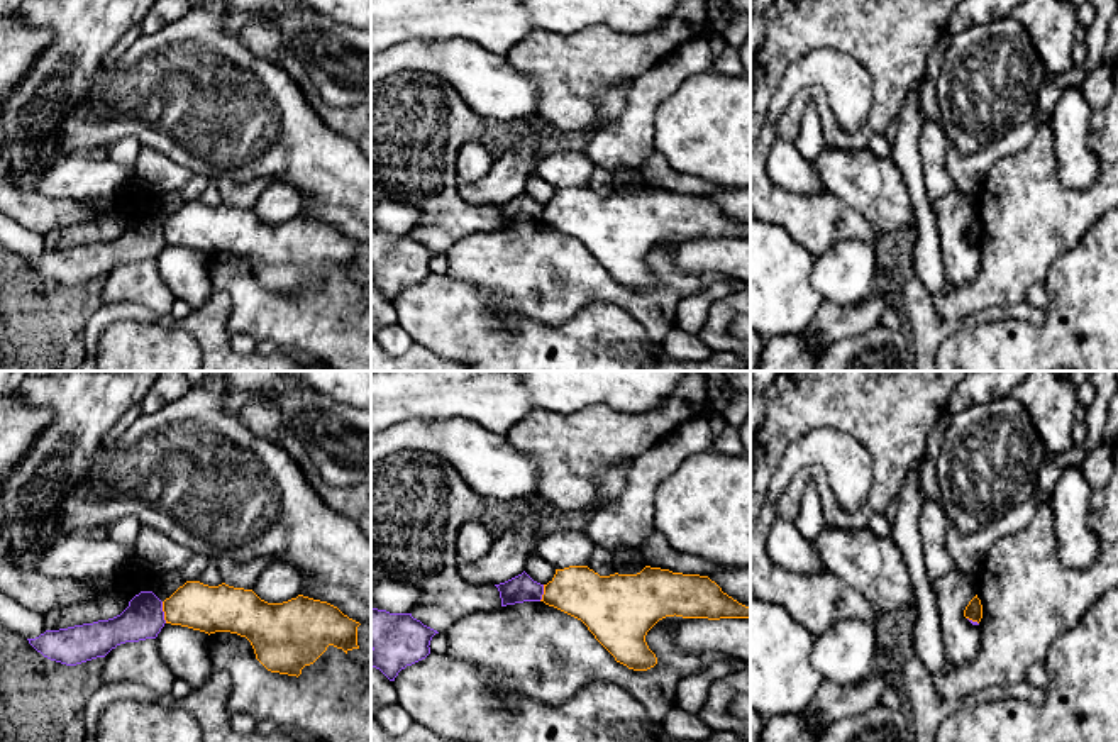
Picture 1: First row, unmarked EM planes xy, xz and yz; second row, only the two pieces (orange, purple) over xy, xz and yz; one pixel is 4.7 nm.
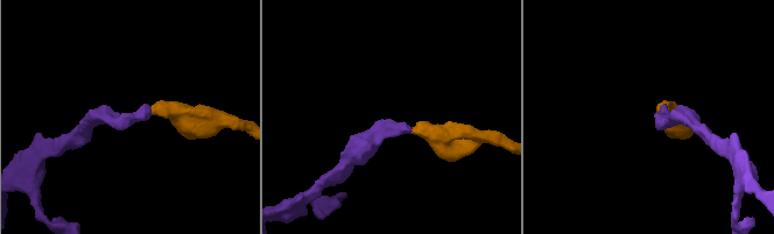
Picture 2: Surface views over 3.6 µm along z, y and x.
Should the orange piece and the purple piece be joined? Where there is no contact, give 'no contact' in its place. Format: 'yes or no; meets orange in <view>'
no; meets orange in xy

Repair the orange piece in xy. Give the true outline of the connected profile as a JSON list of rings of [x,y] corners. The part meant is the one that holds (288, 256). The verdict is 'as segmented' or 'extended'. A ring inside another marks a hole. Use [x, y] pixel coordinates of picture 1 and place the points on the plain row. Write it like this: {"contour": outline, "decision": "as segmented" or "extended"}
{"contour": [[[186,202],[163,222],[163,232],[171,246],[208,256],[230,252],[246,257],[268,291],[296,298],[329,266],[346,274],[359,269],[359,242],[327,222],[303,215],[283,224],[268,224],[252,210]]], "decision": "as segmented"}

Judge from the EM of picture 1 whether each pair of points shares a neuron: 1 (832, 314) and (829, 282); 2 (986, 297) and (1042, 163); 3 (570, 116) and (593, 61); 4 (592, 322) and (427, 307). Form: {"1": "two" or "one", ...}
{"1": "two", "2": "one", "3": "one", "4": "one"}

